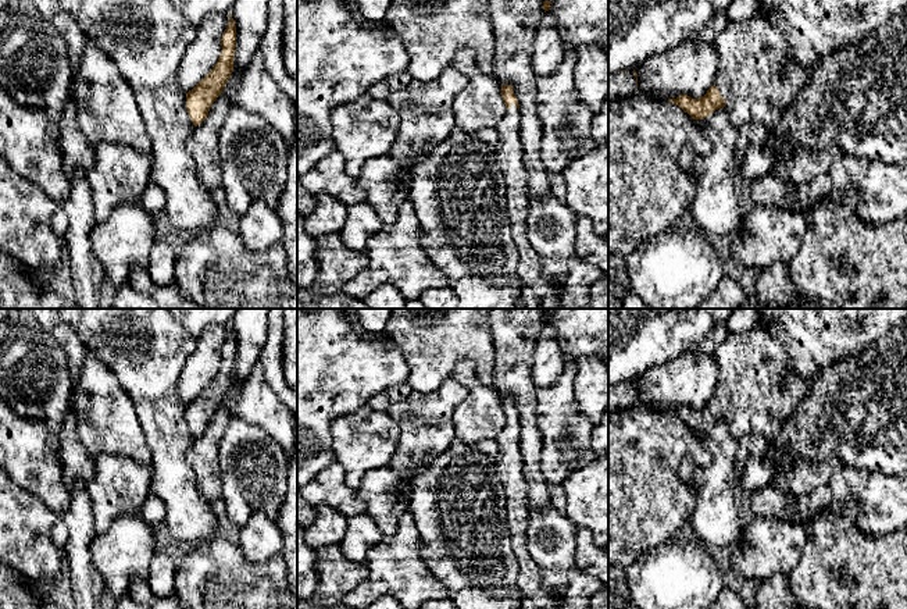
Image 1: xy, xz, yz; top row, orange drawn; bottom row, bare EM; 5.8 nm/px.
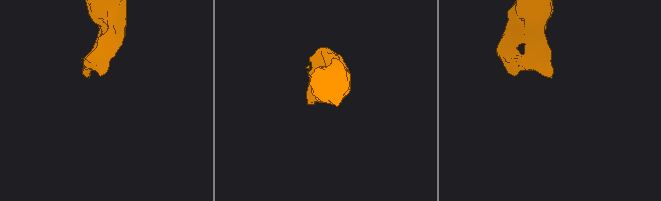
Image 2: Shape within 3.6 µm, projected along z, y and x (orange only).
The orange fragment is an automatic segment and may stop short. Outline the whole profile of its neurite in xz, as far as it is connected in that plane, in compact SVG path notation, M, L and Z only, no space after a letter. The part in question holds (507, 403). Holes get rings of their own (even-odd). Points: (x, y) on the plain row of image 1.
M501 396L501 407L506 424L494 438L497 453L493 459L504 488L507 527L519 563L517 584L521 594L521 609L561 609L561 599L556 599L542 587L542 570L526 546L531 505L528 498L529 485L524 477L519 448L519 416L511 396Z

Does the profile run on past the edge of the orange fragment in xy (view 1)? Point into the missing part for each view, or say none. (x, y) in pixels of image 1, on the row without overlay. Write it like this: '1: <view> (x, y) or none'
1: none

